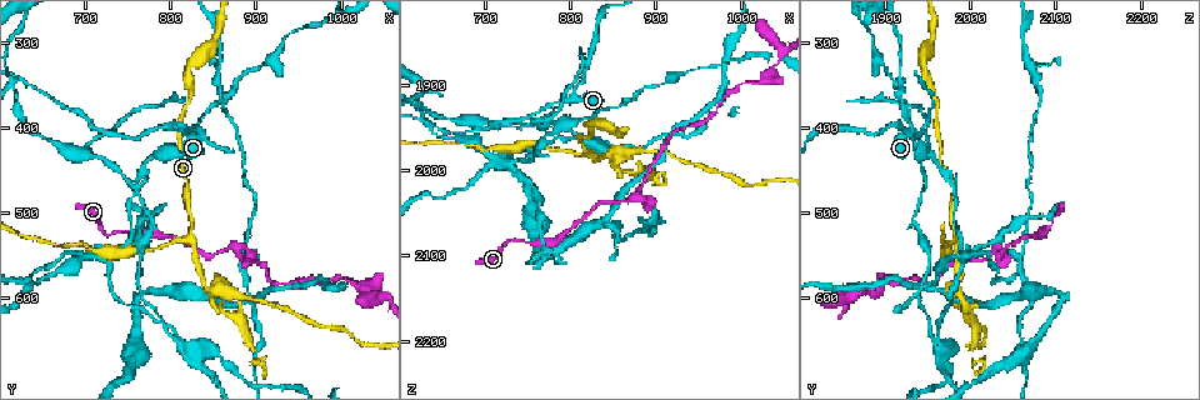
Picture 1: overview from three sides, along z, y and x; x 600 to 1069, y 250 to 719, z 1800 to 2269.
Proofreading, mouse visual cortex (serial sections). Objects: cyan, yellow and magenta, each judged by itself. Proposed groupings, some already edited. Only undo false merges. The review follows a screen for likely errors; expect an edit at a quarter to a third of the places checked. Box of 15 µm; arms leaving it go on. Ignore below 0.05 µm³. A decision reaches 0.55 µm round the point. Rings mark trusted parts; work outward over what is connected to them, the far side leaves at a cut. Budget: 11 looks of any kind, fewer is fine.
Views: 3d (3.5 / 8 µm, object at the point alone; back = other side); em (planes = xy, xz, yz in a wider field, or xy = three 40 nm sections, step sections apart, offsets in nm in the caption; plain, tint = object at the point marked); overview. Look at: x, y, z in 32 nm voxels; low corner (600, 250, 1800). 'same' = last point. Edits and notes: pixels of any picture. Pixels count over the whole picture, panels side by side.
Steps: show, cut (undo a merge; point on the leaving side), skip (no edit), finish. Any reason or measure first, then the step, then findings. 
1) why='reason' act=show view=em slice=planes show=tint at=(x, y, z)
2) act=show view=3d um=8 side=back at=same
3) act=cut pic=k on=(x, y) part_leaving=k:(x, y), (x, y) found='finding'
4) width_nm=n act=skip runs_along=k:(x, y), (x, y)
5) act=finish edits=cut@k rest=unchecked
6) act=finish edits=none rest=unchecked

why='sudden change in width' act=show view=3d um=3.5 at=(805, 395, 1920)

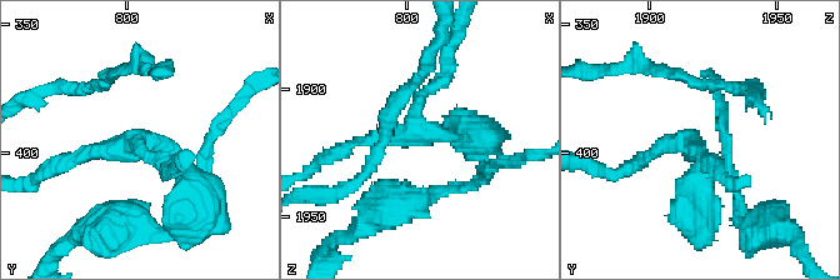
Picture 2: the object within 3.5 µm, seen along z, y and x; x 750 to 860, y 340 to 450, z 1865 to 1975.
act=show view=em slice=planes show=tint at=(803, 397, 1916)

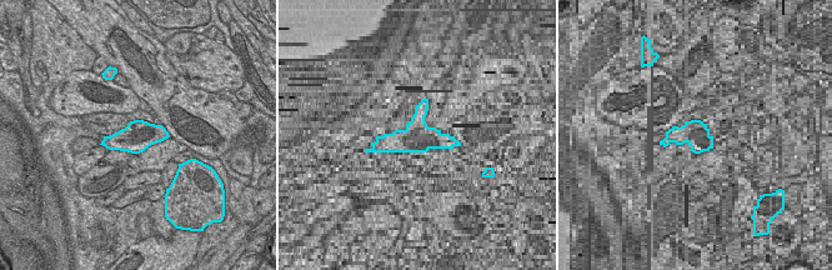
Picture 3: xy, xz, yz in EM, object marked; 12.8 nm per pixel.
arm_widths_nm=150,200,300 act=skip runs_along=2:(193, 185), (161, 143), (58, 161) found='continuous, no second cell'

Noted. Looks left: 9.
why='sharp bend' act=show view=3d um=8 at=(725, 525, 2085)

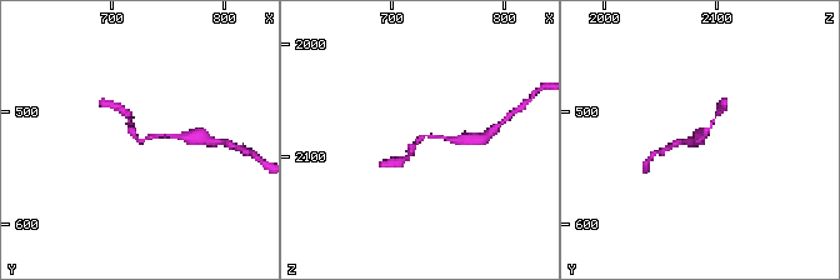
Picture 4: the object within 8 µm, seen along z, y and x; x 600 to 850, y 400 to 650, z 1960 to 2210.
why='zoom in' act=show view=3d um=3.5 at=(724, 526, 2084)

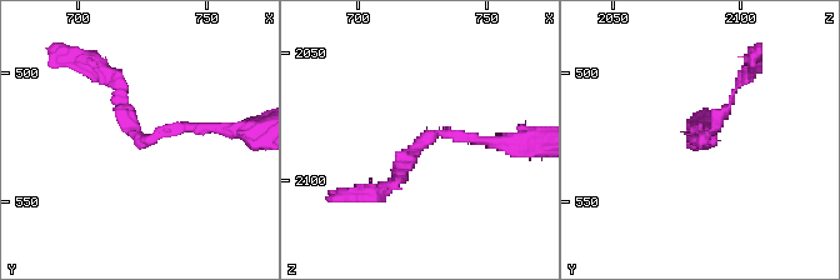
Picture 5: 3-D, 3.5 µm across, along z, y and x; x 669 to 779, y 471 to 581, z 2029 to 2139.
why='shape alone is not enough' act=show view=em slice=xy step=2 show=tint at=(725, 525, 2085)

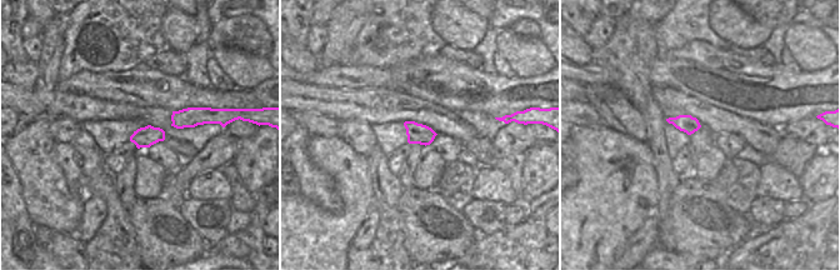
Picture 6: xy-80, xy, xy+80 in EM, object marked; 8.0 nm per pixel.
act=skip runs_along=5:(108, 76), (139, 138), (224, 126) found='one cell here'

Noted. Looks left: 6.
why='three arms meet' act=show view=3d um=3.5 at=(825, 525, 1985)

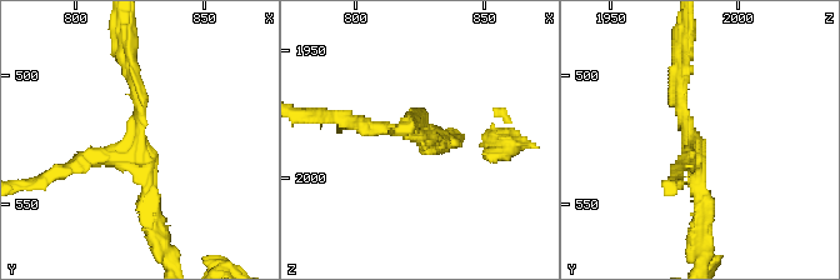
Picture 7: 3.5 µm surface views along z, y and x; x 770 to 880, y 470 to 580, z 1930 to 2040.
arms=3 arm_widths_nm=150,200,200 act=show view=em slice=xy step=5 show=tint at=(823, 528, 1983)

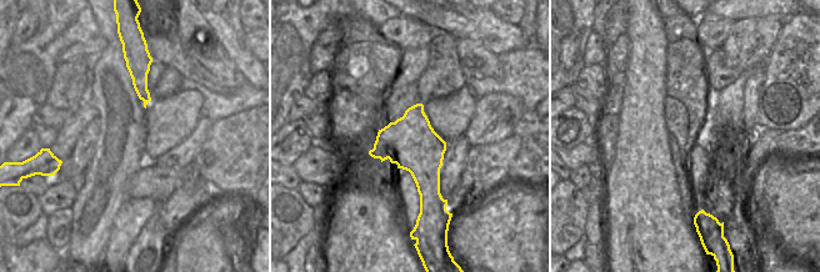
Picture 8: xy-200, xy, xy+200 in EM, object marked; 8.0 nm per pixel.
act=show view=em slice=xy step=3 show=tint at=same

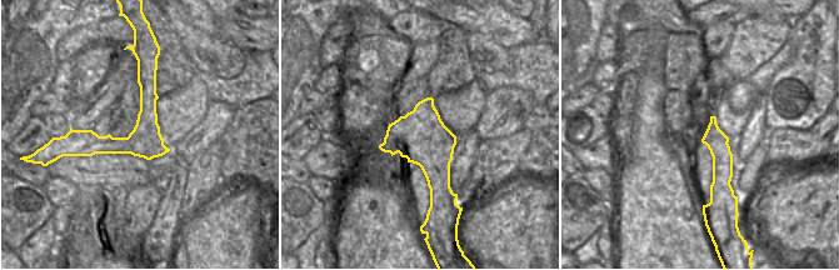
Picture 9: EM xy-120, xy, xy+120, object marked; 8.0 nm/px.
act=skip runs_along=7:(130, 75), (156, 229) found='one cell here'

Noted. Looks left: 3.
why='thick turns thin' act=show view=3d um=3.5 at=(875, 540, 2030)

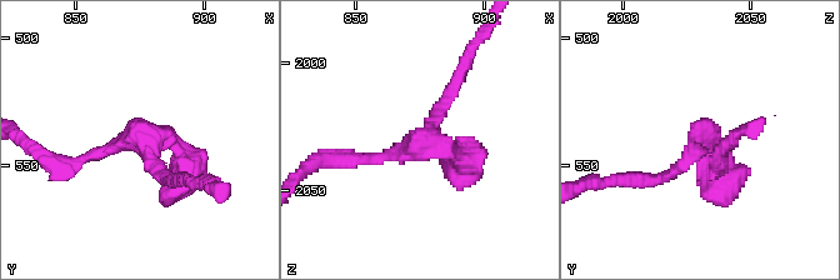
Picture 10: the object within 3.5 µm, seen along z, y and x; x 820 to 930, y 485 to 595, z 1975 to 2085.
arms=3 arm_widths_nm=150,150,400 act=show view=em slice=xy step=1 show=tint at=(878, 541, 2030)

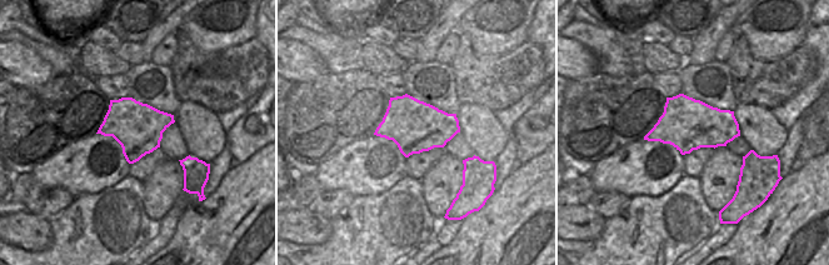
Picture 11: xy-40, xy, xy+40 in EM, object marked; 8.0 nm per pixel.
act=skip runs_along=10:(351, 160), (424, 141), (455, 80) found='all the same cell'

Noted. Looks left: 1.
act=finish edits=none rest=unchecked

